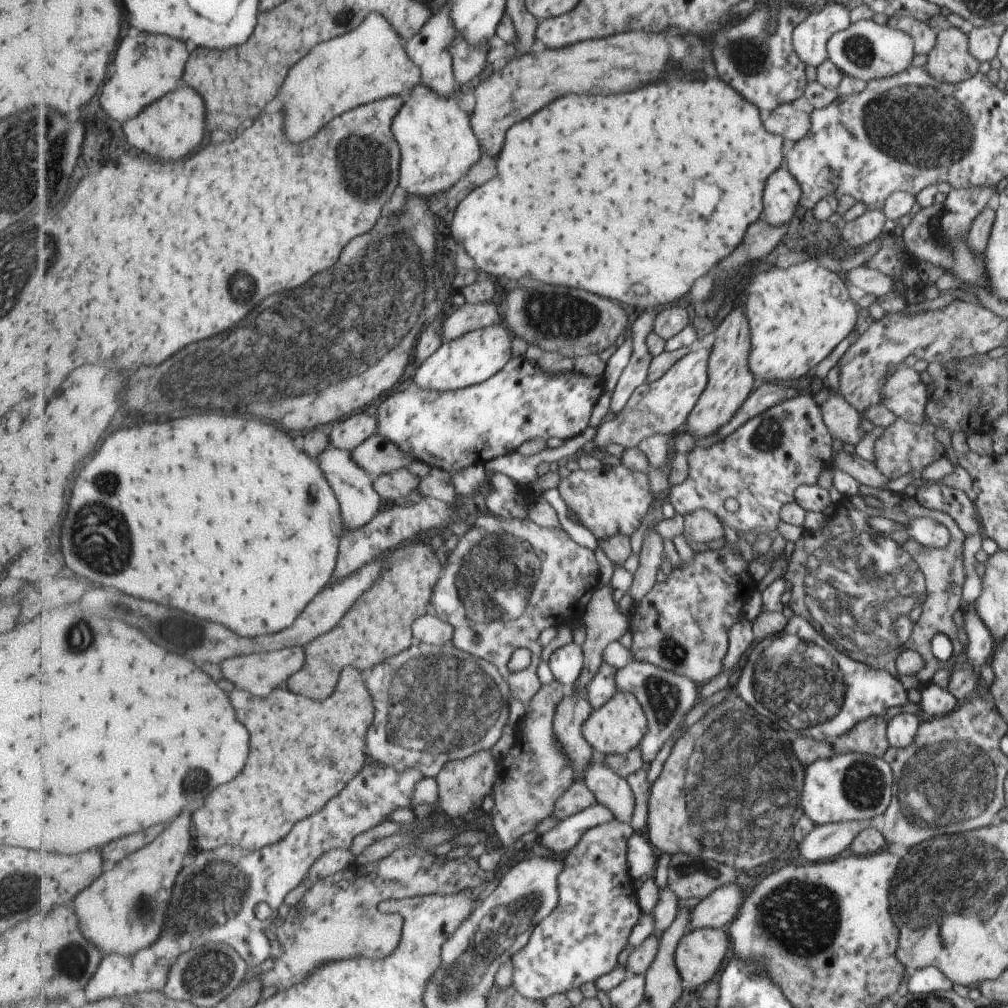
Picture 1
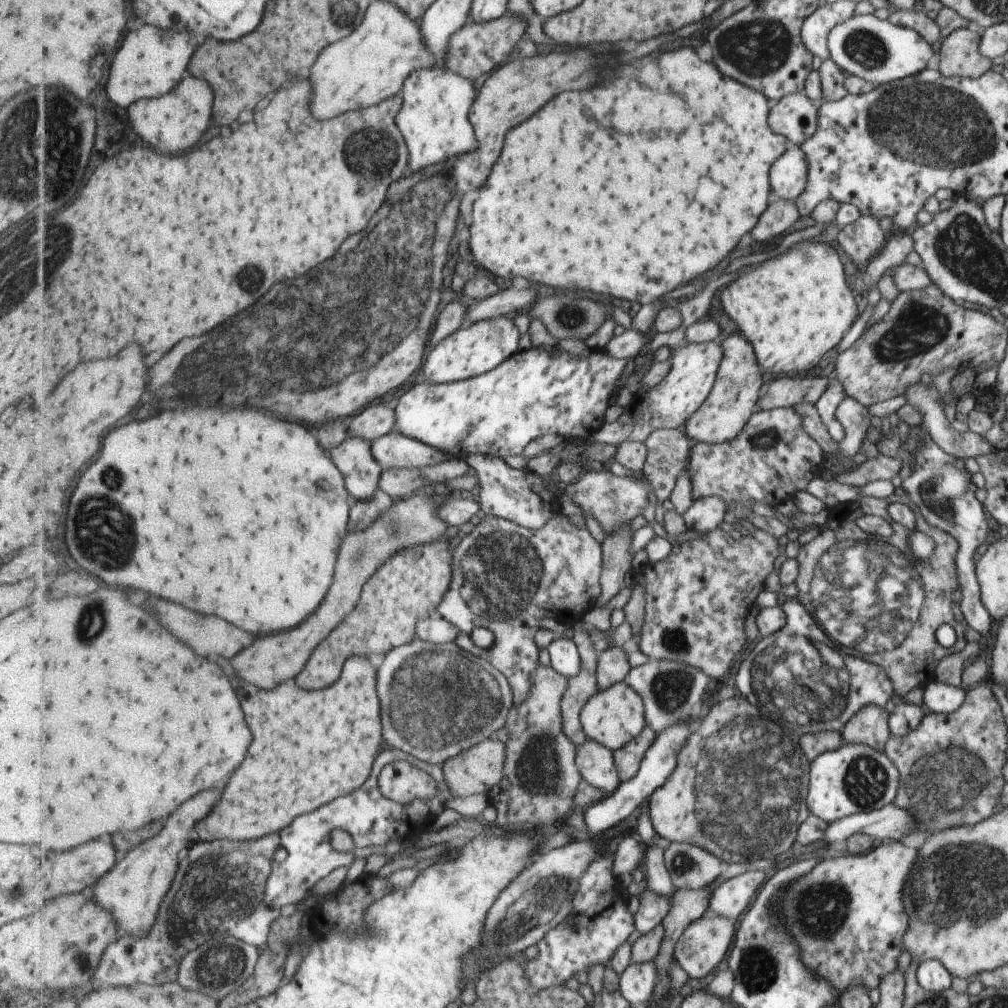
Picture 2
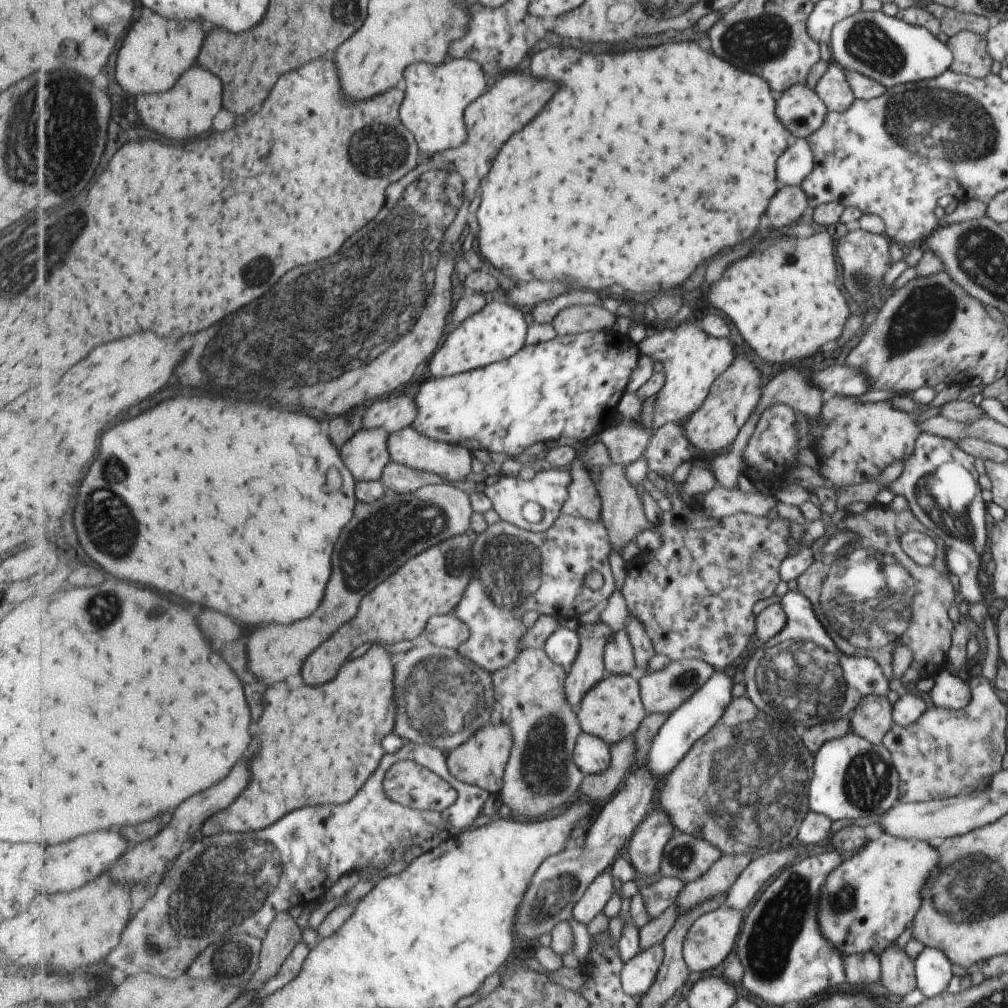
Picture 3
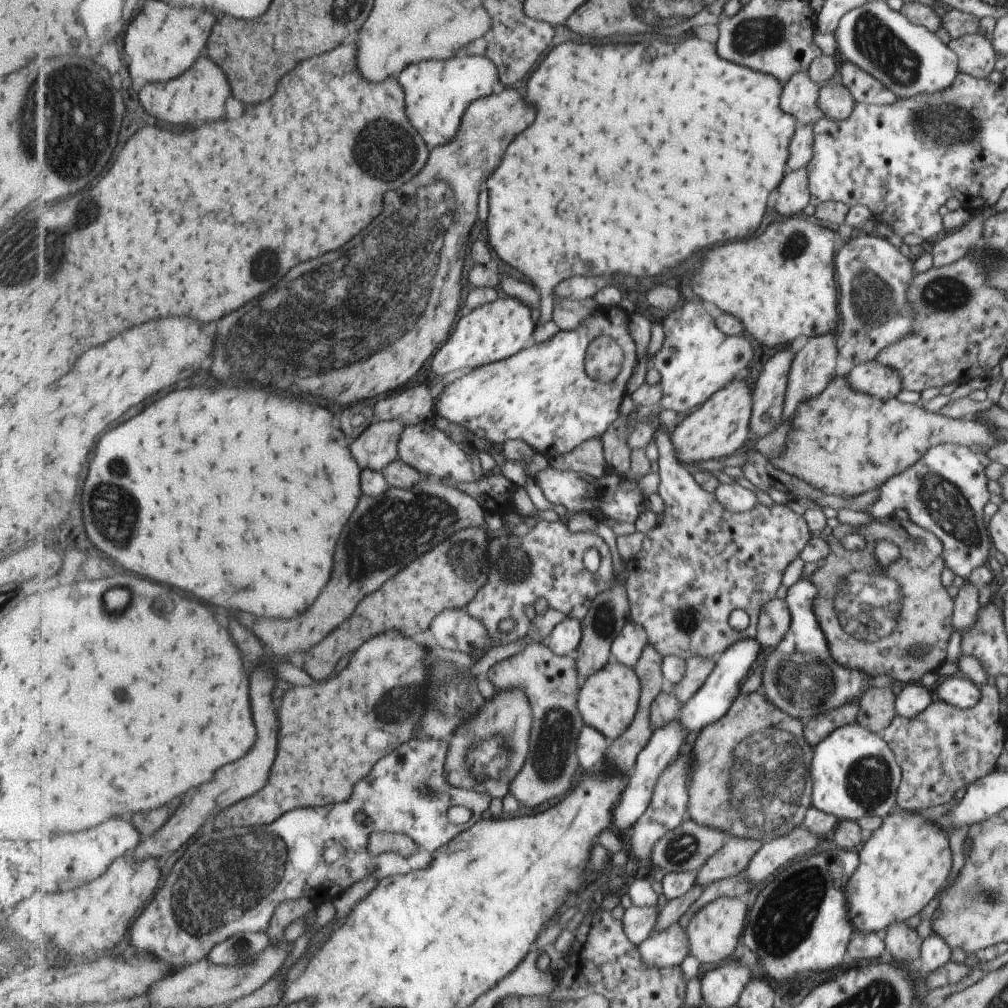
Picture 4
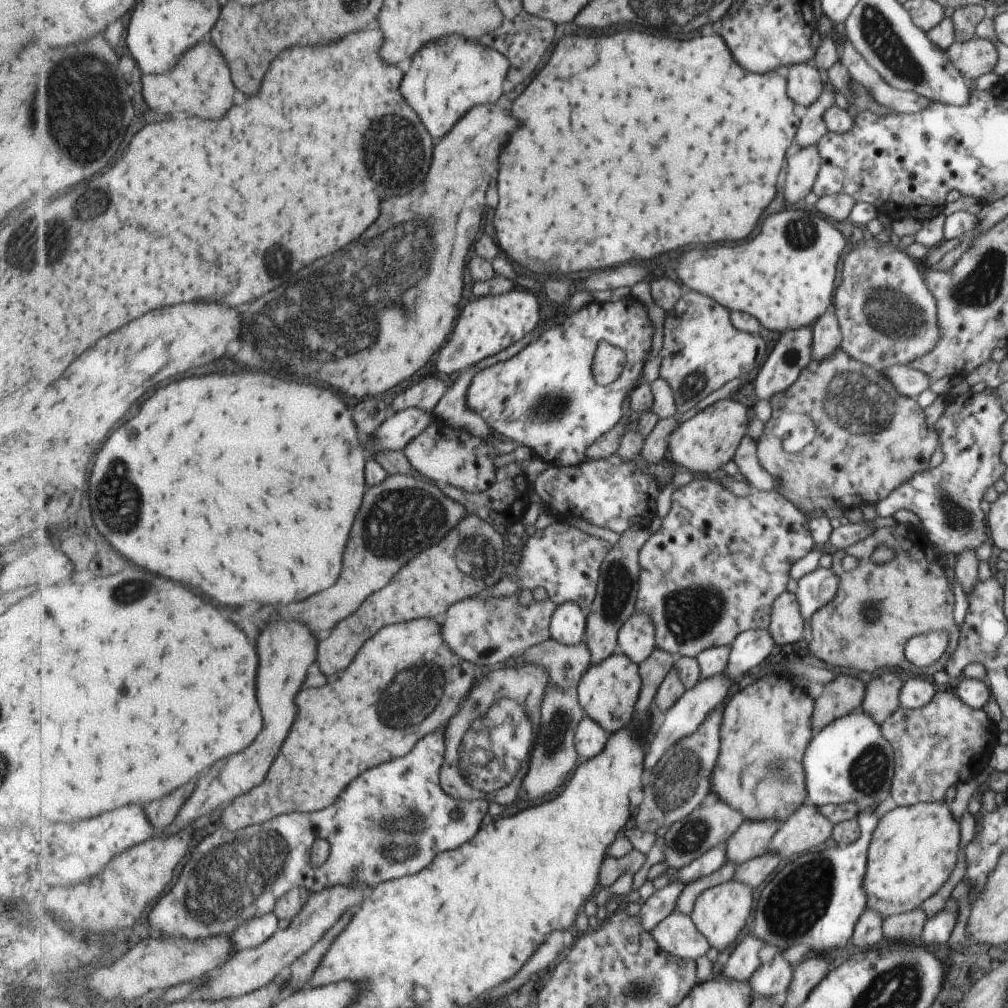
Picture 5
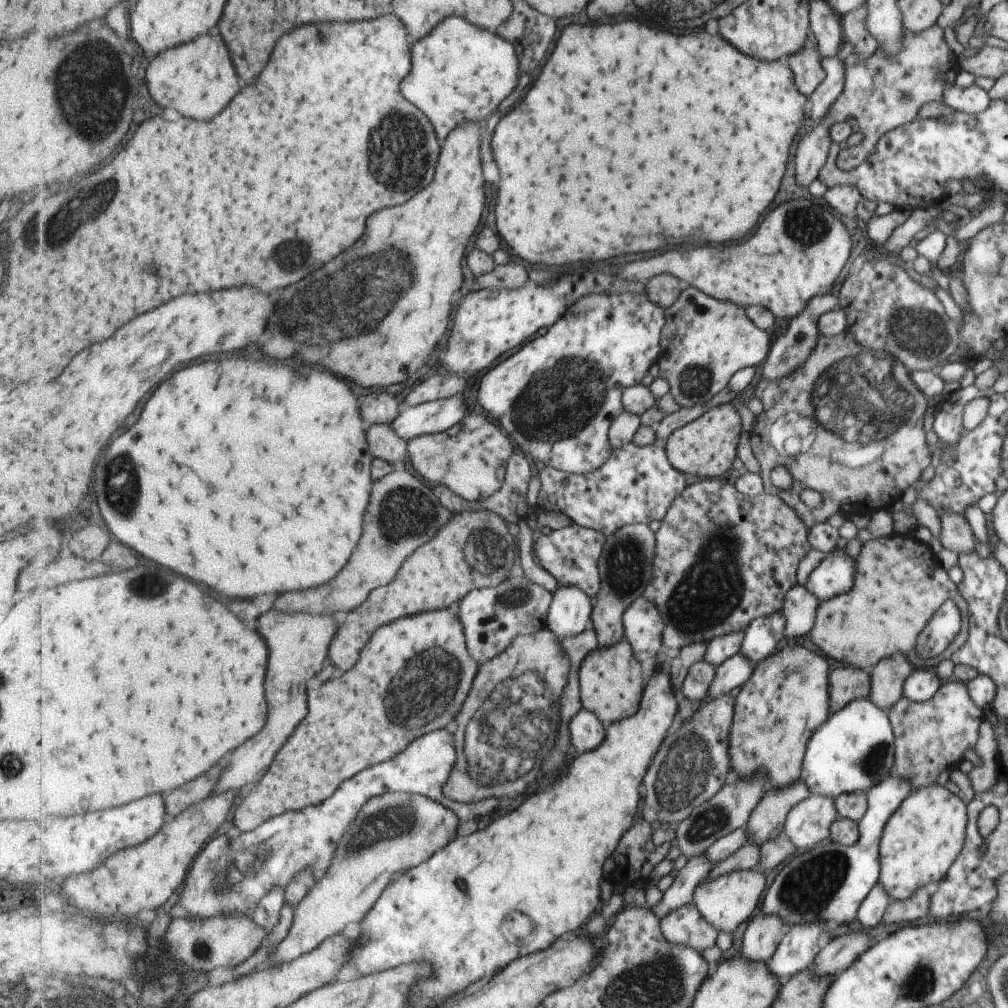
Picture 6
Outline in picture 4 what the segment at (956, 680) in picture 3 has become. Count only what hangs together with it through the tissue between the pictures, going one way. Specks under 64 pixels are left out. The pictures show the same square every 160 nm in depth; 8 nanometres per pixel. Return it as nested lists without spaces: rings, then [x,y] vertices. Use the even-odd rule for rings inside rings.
[[[959,676],[944,677],[937,685],[936,693],[941,702],[960,709],[975,706],[979,700],[978,686],[968,678],[959,678]]]

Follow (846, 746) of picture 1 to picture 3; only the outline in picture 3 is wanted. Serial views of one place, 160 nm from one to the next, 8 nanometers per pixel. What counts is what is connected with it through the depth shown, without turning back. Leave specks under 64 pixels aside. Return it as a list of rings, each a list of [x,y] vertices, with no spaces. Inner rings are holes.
[[[871,695],[861,700],[849,717],[851,732],[870,743],[881,743],[882,736],[892,725],[892,704],[887,697]]]

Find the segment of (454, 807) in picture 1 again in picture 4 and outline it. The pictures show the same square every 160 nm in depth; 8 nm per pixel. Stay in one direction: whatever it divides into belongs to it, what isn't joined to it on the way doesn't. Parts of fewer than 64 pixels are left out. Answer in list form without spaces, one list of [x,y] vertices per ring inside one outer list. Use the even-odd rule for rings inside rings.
[[[523,690],[496,691],[477,716],[467,720],[449,743],[445,774],[452,786],[505,798],[511,782],[523,768],[530,748],[533,710]]]

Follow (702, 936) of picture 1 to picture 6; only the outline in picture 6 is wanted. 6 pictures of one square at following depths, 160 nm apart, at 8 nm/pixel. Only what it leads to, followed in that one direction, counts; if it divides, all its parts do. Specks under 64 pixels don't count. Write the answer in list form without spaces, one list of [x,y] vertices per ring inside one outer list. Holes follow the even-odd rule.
[[[749,869],[734,870],[719,876],[709,876],[701,881],[694,892],[694,903],[701,916],[711,925],[723,932],[732,933],[741,922],[749,920],[753,914],[759,896],[765,888],[765,876],[759,872],[749,872]]]

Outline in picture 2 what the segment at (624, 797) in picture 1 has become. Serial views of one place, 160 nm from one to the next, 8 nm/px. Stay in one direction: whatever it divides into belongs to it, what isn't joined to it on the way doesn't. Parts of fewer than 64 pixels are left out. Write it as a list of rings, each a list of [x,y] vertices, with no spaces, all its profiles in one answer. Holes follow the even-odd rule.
[[[588,738],[579,746],[576,763],[585,780],[604,790],[607,795],[615,792],[623,783],[616,767],[614,751],[595,739]]]

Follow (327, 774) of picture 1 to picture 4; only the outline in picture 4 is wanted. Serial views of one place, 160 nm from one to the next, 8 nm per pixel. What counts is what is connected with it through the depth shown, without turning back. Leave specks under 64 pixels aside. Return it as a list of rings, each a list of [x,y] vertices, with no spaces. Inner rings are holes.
[[[389,630],[370,638],[356,650],[350,660],[351,664],[337,678],[325,684],[295,686],[289,690],[281,706],[281,754],[277,754],[277,766],[273,766],[269,784],[261,792],[223,810],[217,816],[214,828],[269,825],[295,808],[347,802],[355,784],[369,777],[381,758],[405,742],[420,737],[419,727],[429,706],[430,662],[433,662],[427,648],[401,631]],[[323,772],[325,776],[331,776],[329,786],[327,780],[325,786],[323,780],[317,780],[323,776]]]

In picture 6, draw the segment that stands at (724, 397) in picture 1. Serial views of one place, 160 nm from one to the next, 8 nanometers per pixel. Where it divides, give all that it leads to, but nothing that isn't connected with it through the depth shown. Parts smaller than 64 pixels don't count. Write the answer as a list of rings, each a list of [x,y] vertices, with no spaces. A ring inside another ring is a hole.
[[[729,403],[709,408],[697,420],[677,429],[668,439],[665,447],[669,462],[682,474],[701,476],[701,479],[715,479],[725,474],[735,460],[737,436],[741,430],[741,420]]]

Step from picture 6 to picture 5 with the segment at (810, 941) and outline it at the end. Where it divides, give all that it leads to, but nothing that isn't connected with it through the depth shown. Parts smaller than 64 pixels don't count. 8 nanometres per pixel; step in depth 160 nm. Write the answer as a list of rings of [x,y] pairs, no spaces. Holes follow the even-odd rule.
[[[781,948],[768,963],[761,963],[748,978],[752,996],[760,994],[774,998],[775,994],[785,994],[790,985],[793,967],[781,955]]]

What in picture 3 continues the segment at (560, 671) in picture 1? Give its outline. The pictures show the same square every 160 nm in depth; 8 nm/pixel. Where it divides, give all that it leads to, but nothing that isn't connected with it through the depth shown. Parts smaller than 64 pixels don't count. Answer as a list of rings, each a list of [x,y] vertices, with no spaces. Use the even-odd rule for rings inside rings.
[[[576,625],[559,626],[546,642],[545,650],[553,662],[570,670],[580,651],[580,634]]]

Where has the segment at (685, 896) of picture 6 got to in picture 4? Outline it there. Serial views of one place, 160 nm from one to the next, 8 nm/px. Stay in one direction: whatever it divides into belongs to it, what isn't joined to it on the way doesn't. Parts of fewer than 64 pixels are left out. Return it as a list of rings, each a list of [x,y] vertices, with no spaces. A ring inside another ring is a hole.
[[[631,906],[624,912],[623,926],[631,944],[639,947],[652,936],[656,931],[660,913],[659,906],[651,906],[651,908]]]

